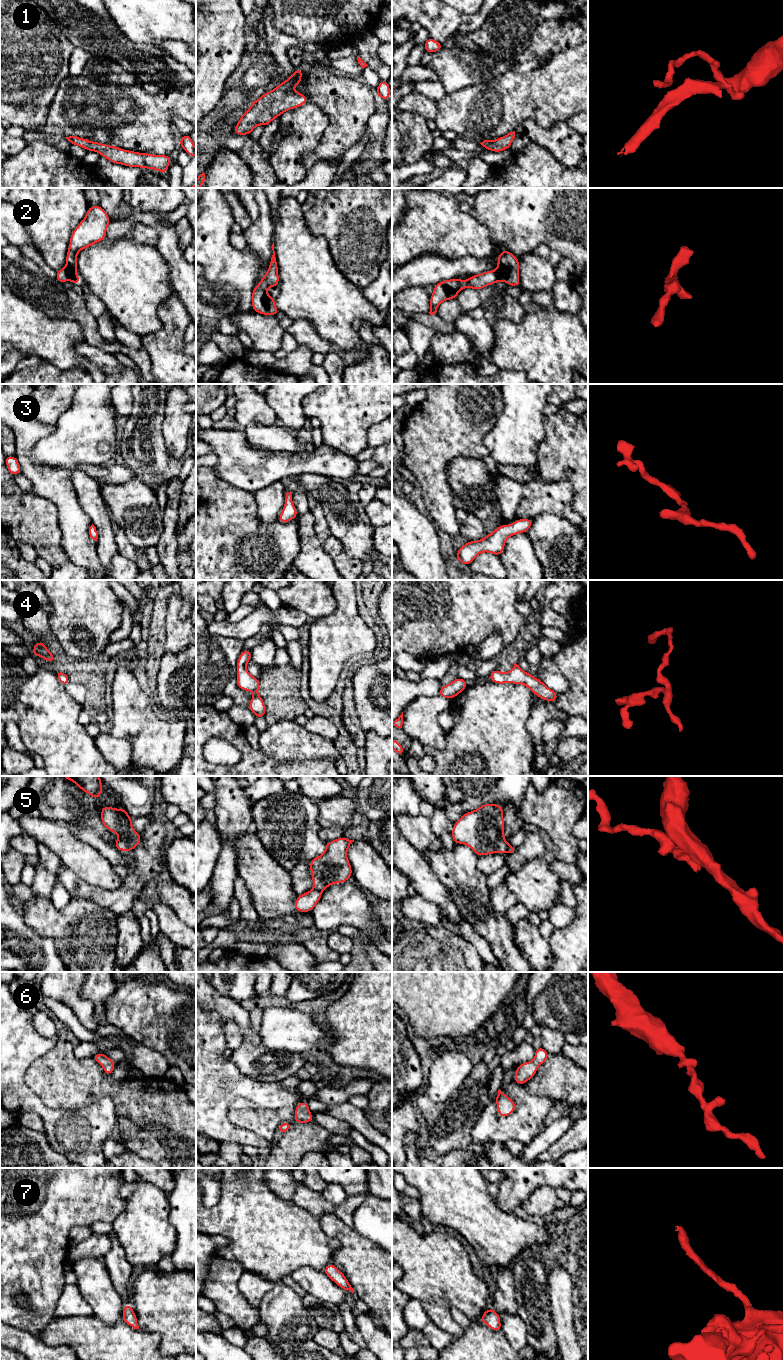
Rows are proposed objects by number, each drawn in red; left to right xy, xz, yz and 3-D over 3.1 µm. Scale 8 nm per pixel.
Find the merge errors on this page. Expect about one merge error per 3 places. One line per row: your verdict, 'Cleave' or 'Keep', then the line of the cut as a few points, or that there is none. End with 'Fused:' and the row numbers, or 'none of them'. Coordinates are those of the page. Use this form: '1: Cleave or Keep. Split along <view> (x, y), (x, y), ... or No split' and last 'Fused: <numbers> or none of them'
1: Keep. No split
2: Keep. No split
3: Keep. No split
4: Keep. No split
5: Cleave. Split along xz (314, 887), (321, 889)
6: Keep. No split
7: Keep. No split
Fused: 5

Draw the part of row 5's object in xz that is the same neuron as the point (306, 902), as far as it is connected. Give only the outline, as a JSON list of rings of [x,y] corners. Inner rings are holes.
[[[320,887],[313,888],[302,895],[298,895],[294,903],[294,909],[298,912],[311,912],[321,899],[321,896],[322,889]]]

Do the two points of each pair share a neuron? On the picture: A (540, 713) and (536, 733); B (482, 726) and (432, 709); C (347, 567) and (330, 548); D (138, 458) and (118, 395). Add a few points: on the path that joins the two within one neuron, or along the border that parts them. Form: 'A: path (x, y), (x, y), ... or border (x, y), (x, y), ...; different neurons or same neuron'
A: path (538, 718), (536, 728); same neuron
B: border (451, 700), (447, 711); different neurons
C: path (344, 562), (335, 553); same neuron
D: border (133, 394), (133, 406), (128, 416); different neurons

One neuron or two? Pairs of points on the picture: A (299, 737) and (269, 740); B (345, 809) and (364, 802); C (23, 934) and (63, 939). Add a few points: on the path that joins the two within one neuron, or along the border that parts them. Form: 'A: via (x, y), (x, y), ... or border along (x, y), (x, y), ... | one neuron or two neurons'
A: via (292, 740), (276, 740) | one neuron
B: border along (354, 800), (358, 809) | two neurons
C: border along (26, 924), (40, 935), (49, 937), (60, 956) | two neurons

